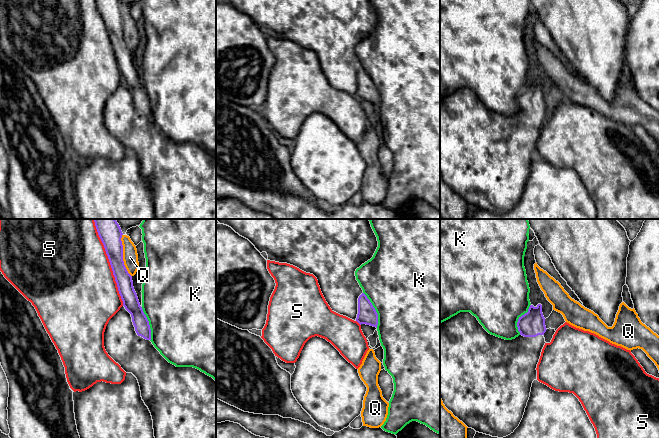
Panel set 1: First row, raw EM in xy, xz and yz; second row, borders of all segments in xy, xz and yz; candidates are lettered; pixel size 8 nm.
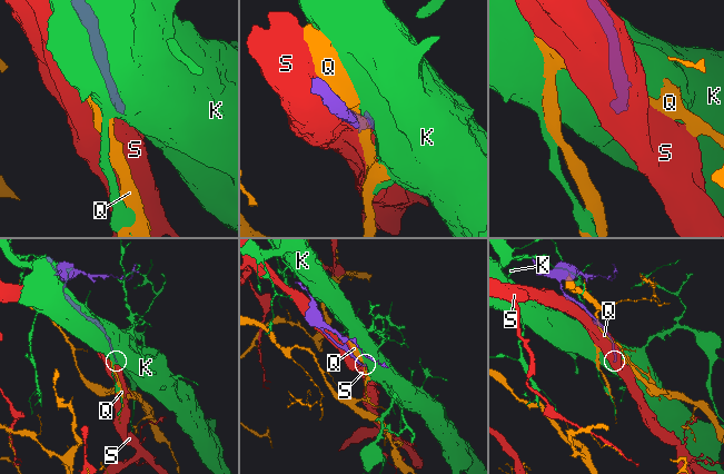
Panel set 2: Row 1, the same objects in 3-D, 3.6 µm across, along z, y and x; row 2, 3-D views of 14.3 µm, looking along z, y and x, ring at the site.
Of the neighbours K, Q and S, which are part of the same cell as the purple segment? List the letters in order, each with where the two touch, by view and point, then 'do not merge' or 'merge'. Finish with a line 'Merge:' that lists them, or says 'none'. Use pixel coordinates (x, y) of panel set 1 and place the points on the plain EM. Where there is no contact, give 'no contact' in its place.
K: contact xz (375, 86); do not merge
Q: contact xy (122, 31); do not merge
S: contact xy (110, 40); do not merge
Merge: none

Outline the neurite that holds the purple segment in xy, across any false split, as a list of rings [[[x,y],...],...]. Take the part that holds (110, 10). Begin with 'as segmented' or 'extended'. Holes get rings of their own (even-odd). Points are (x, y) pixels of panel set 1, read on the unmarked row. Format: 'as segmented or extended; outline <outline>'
extended; outline [[[95,0],[98,11],[108,32],[123,82],[109,96],[104,108],[104,123],[108,131],[126,149],[132,149],[138,156],[141,173],[148,183],[156,219],[216,219],[216,157],[193,143],[176,143],[169,139],[154,123],[151,116],[149,97],[140,82],[133,63],[132,52],[123,37],[122,7],[119,0]]]

